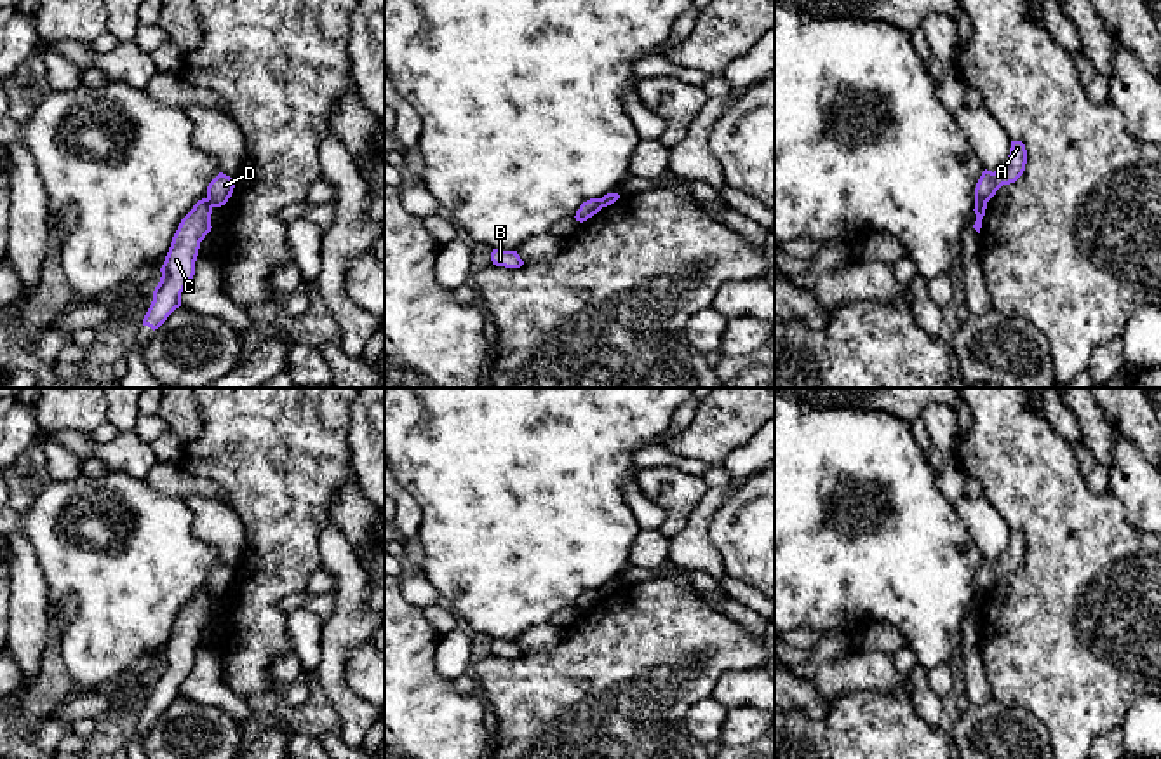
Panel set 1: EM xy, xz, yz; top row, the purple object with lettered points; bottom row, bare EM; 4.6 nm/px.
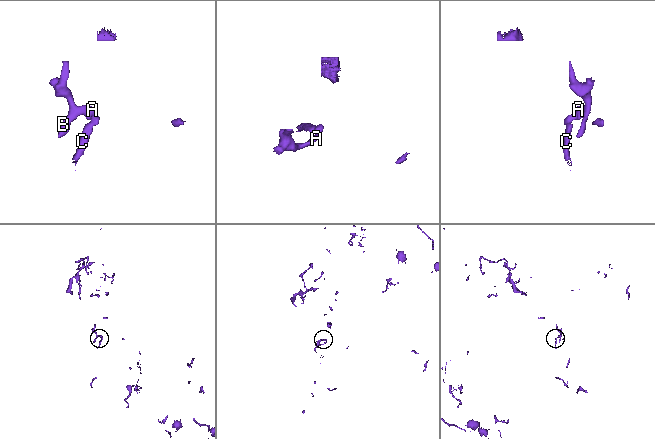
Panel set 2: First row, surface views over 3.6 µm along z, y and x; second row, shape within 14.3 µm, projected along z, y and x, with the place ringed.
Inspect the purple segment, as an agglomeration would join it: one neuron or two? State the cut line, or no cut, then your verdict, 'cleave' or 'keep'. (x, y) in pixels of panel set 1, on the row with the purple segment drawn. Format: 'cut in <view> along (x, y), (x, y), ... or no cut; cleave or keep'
cut in yz along (986, 201), (975, 202); cleave

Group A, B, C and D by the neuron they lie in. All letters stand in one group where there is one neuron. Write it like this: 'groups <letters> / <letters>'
groups A B D / C

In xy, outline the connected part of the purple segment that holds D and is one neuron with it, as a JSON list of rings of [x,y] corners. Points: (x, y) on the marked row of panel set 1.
[[[219,172],[207,186],[207,198],[212,207],[221,207],[228,202],[235,188],[235,179]]]

